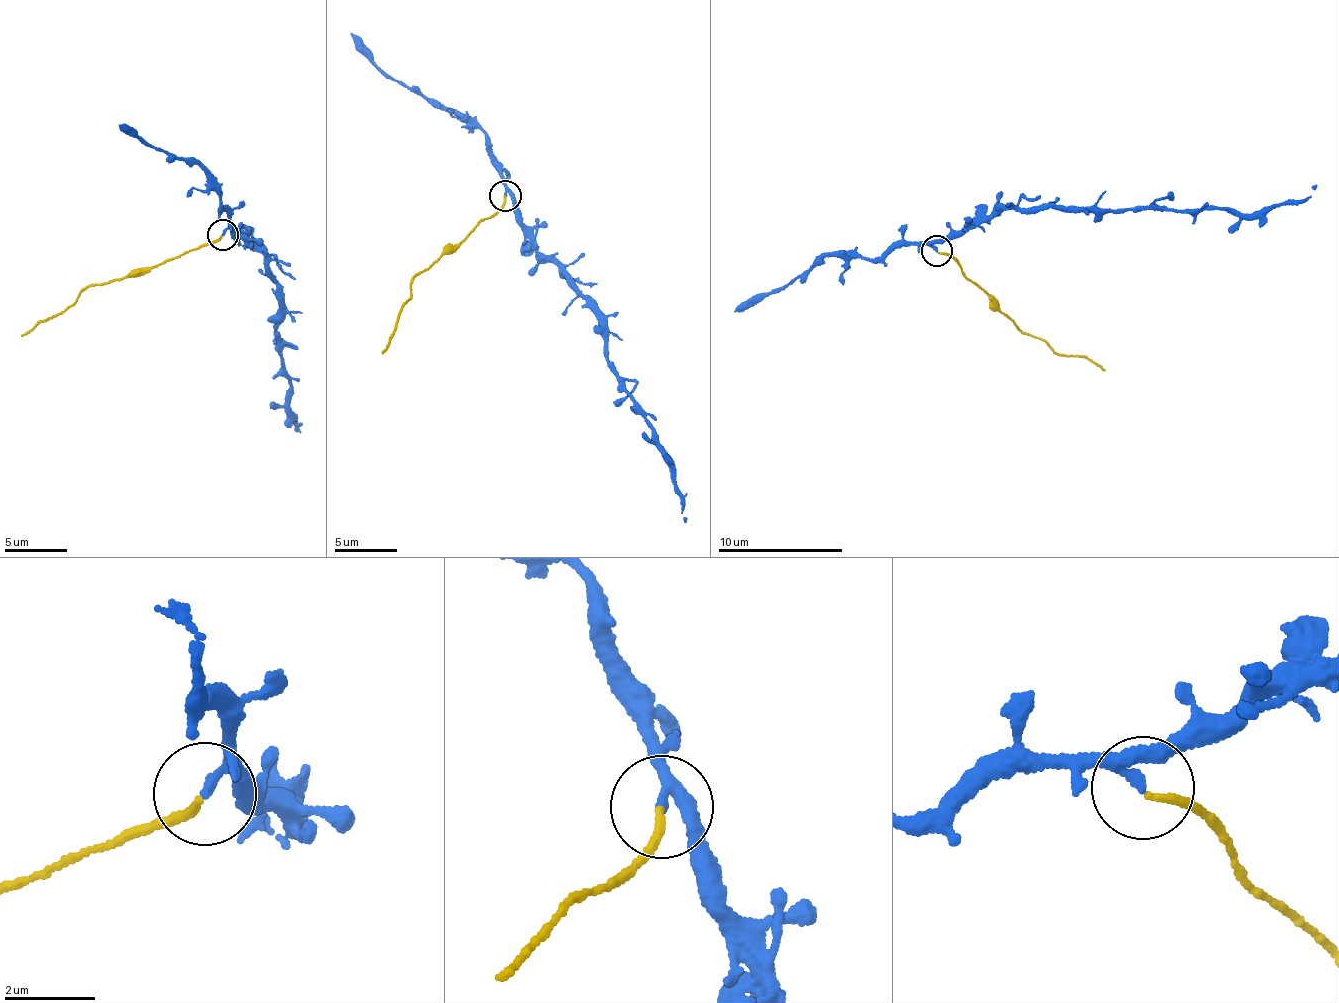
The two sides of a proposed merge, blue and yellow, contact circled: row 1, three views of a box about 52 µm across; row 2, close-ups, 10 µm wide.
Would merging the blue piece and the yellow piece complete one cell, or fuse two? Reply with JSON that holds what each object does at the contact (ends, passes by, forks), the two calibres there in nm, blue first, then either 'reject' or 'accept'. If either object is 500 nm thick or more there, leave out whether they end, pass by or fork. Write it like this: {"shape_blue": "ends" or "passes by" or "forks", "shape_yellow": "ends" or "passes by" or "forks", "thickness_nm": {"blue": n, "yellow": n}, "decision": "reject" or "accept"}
{"shape_blue": "passes by", "shape_yellow": "ends", "thickness_nm": {"blue": 150, "yellow": 170}, "decision": "reject"}

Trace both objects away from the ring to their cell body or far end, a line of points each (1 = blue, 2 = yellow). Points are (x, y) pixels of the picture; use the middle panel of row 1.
1: (506, 194), (508, 191), (539, 252), (556, 266), (596, 315), (607, 366), (647, 424), (671, 474), (685, 523)
2: (506, 197), (463, 244), (411, 281), (411, 296), (383, 354)

